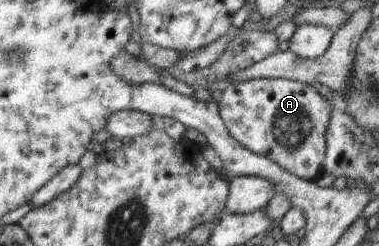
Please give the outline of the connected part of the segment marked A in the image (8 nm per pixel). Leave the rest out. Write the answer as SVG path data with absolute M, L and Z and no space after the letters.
M254 78L243 82L232 82L217 101L219 113L228 133L247 150L270 158L283 170L309 181L315 179L323 171L326 144L325 133L329 122L333 103L317 93L315 85L287 78Z

